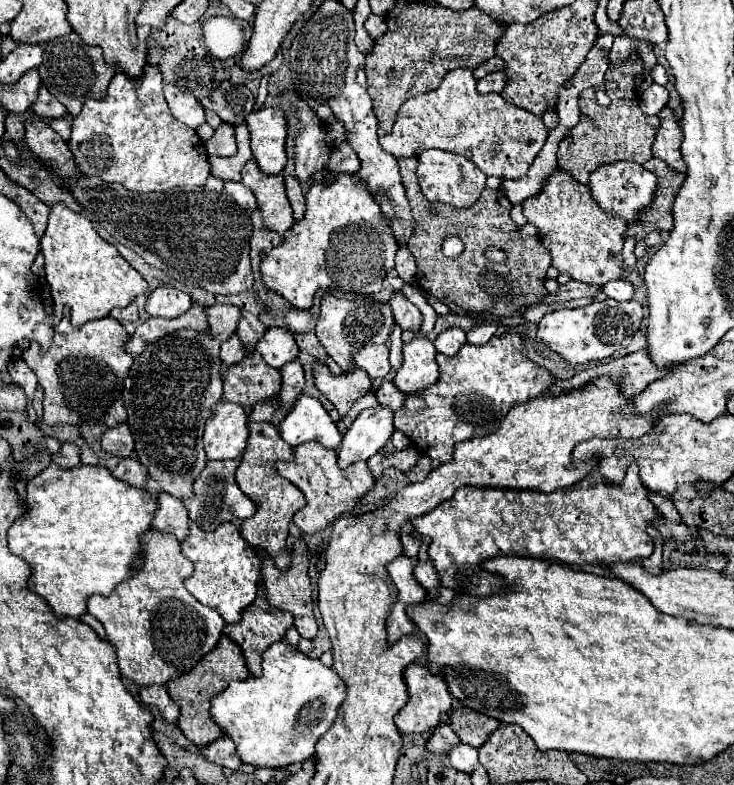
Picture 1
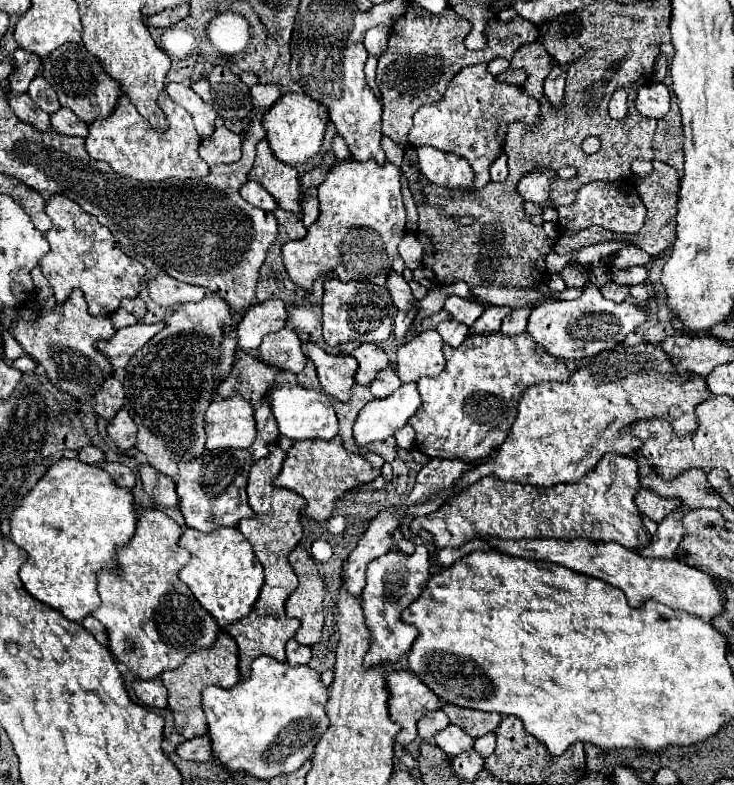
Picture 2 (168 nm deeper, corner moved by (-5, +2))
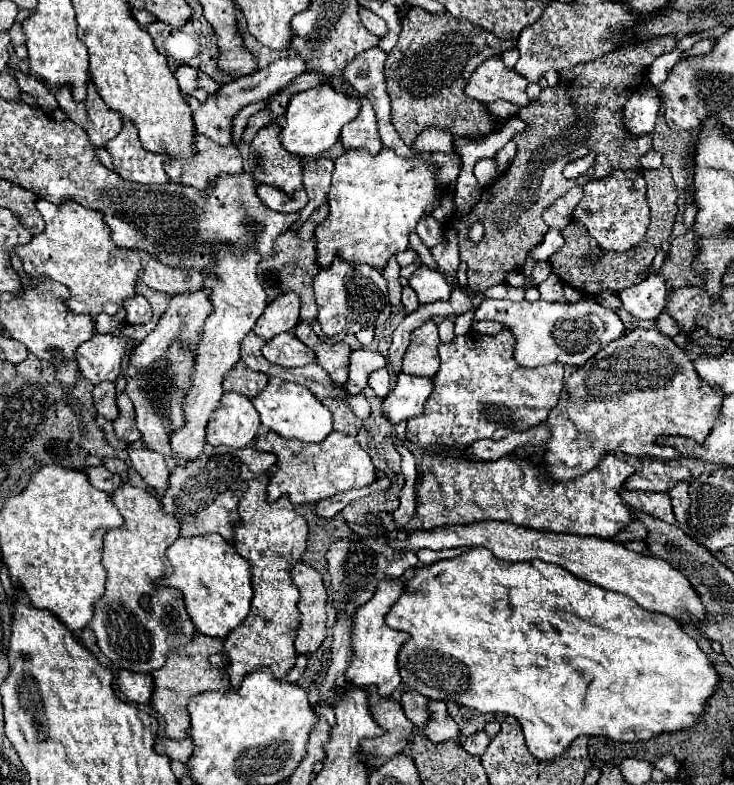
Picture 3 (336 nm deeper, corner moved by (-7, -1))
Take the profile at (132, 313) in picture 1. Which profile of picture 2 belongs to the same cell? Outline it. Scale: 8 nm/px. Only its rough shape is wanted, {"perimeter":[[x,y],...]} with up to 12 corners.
{"perimeter":[[141,297],[123,299],[121,307],[135,315],[137,321],[145,317],[147,307]]}

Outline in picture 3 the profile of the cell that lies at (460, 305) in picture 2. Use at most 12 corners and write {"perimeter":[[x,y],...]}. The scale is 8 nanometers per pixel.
{"perimeter":[[483,300],[473,322],[511,328],[515,360],[583,366],[621,318],[567,302]]}

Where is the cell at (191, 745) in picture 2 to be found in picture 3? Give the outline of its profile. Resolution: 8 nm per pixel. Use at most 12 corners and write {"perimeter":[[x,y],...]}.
{"perimeter":[[191,738],[161,740],[157,754],[187,762],[193,754]]}

